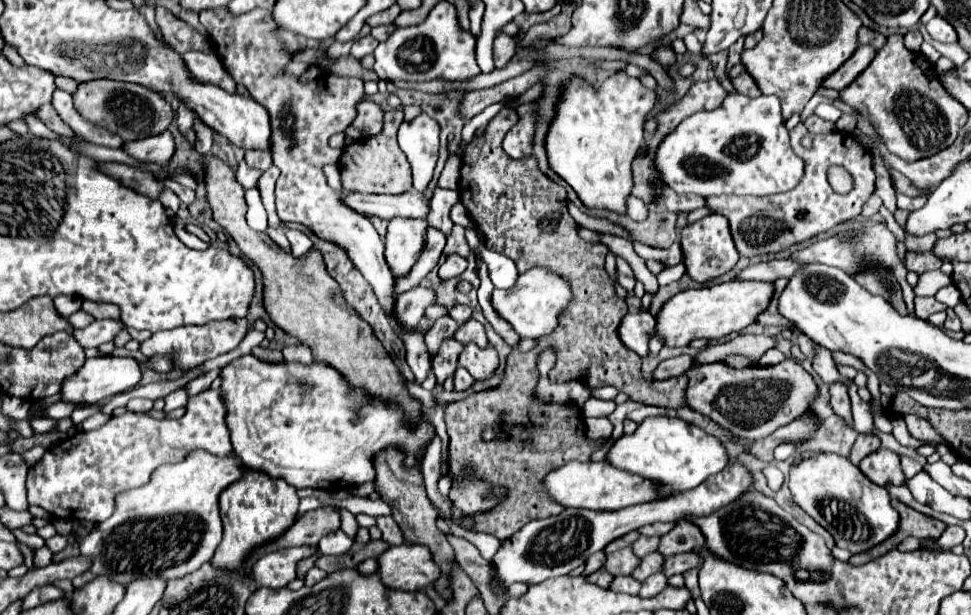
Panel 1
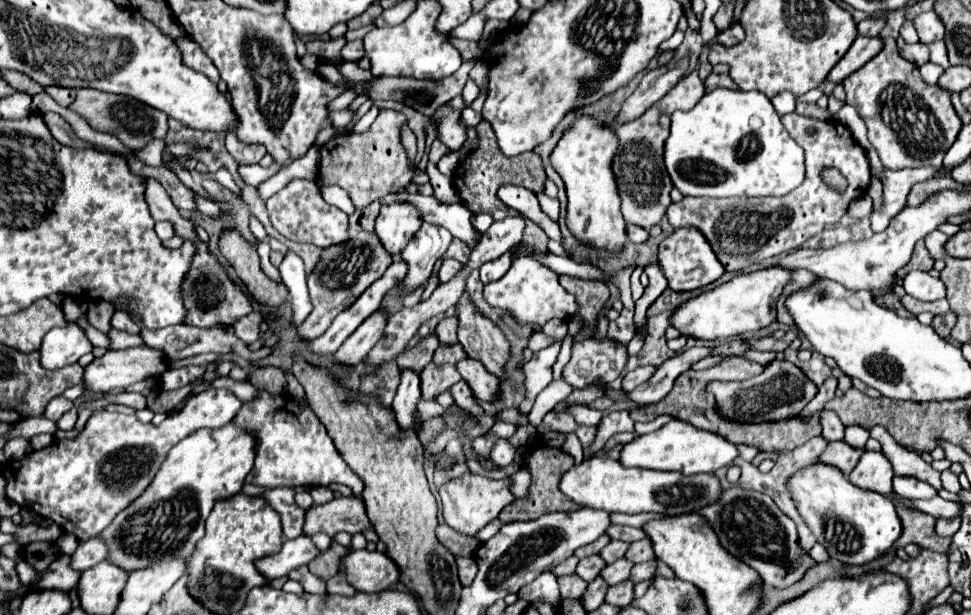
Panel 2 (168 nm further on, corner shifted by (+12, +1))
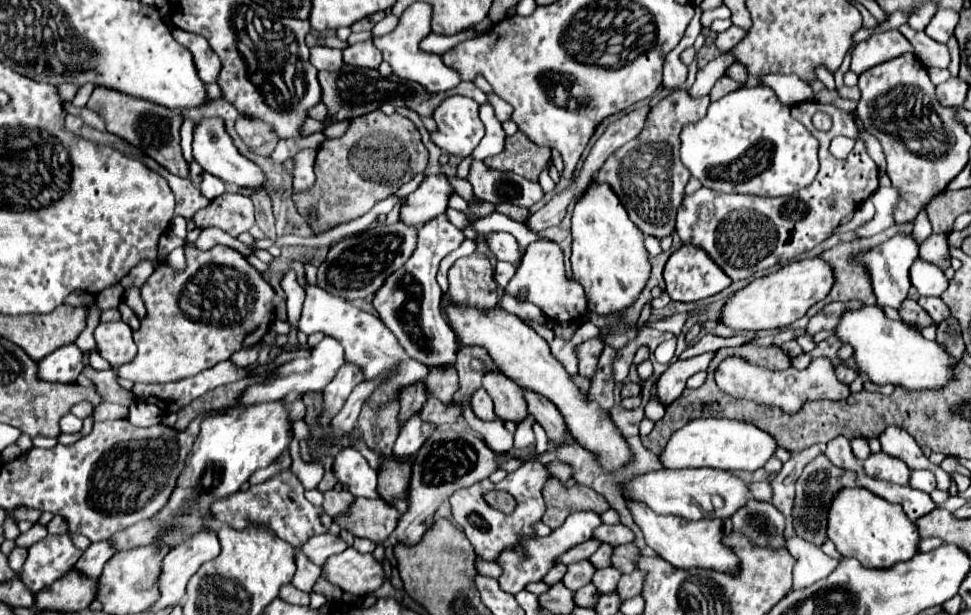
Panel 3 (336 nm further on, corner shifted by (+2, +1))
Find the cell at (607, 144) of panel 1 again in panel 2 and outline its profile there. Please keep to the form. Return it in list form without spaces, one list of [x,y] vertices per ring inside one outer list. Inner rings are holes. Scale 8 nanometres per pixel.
[[[580,115],[562,133],[556,143],[550,161],[556,173],[562,177],[568,195],[568,229],[582,241],[618,251],[626,241],[626,223],[620,211],[620,195],[616,191],[616,179],[612,175],[612,159],[618,151],[618,139],[614,131],[592,115]]]

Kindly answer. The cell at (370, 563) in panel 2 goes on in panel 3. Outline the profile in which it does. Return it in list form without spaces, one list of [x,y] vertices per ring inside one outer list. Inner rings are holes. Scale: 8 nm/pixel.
[[[348,547],[346,551],[326,559],[322,565],[322,577],[342,591],[362,597],[384,583],[384,569],[372,555],[364,555],[354,547]]]

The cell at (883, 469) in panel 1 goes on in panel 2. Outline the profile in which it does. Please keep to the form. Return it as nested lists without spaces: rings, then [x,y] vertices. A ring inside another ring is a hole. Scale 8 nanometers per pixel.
[[[864,451],[858,465],[848,475],[848,479],[856,487],[876,491],[876,493],[882,493],[882,495],[892,491],[892,477],[894,477],[892,465],[886,459],[886,455],[874,453],[874,451]]]

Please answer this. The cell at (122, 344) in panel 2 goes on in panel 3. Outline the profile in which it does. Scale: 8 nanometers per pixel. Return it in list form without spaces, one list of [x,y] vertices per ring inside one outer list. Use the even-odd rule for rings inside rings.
[[[124,321],[114,323],[100,323],[94,329],[96,351],[110,363],[114,371],[122,363],[130,363],[136,355],[136,343],[132,341],[132,329]]]

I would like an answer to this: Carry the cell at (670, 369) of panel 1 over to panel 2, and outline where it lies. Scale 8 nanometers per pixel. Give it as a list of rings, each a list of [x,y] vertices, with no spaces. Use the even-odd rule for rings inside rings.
[[[646,365],[646,367],[636,367],[634,371],[630,371],[630,373],[626,373],[624,375],[624,381],[622,381],[622,389],[624,391],[632,391],[632,389],[636,389],[638,385],[642,385],[644,381],[648,381],[650,377],[652,377],[652,373],[656,371],[656,367],[654,365]]]

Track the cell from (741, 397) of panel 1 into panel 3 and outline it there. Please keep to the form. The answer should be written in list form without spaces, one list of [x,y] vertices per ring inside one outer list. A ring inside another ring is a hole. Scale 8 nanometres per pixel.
[[[726,357],[716,369],[716,383],[722,391],[726,391],[732,397],[776,405],[788,413],[796,413],[806,401],[816,401],[816,399],[838,401],[846,399],[851,393],[850,387],[836,377],[834,363],[828,357],[816,357],[804,371],[798,371],[794,367],[784,371],[772,371],[760,365],[752,365],[742,357]]]

